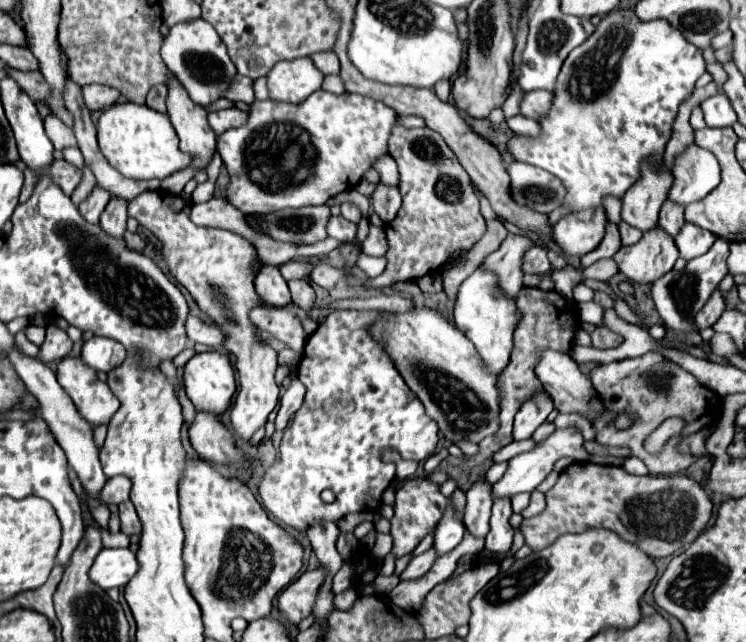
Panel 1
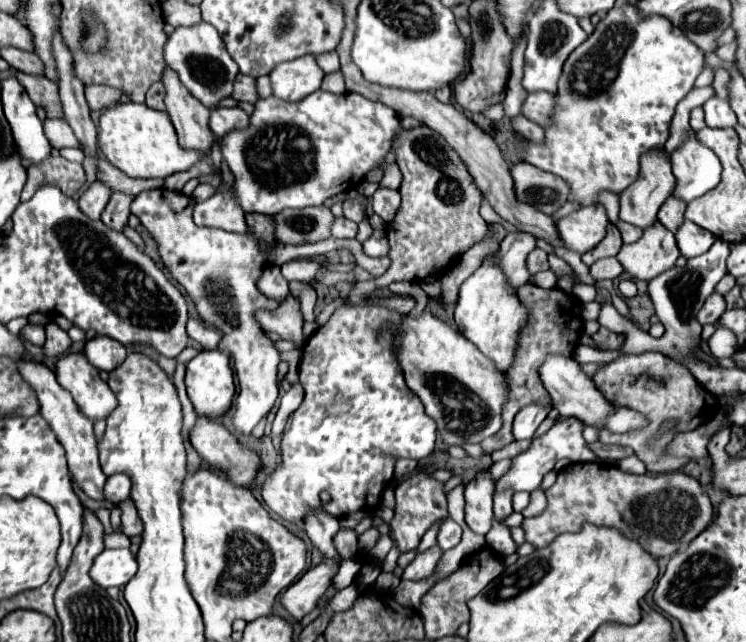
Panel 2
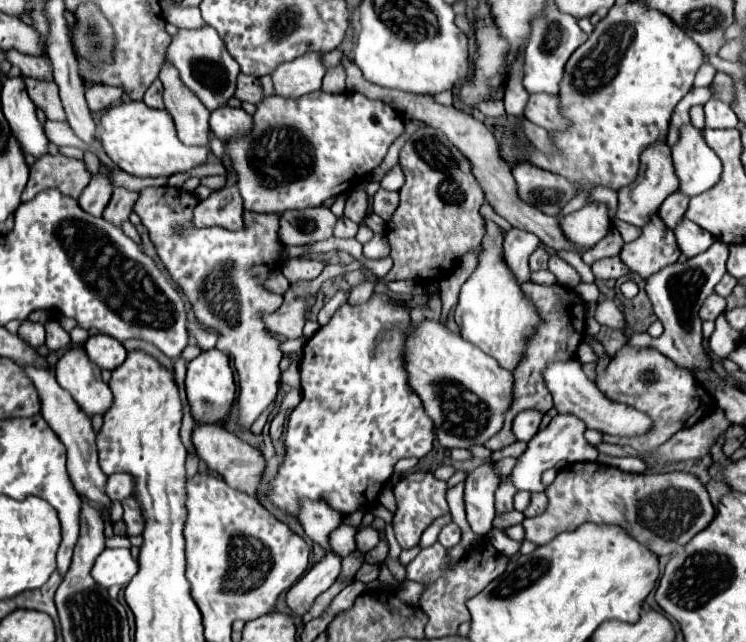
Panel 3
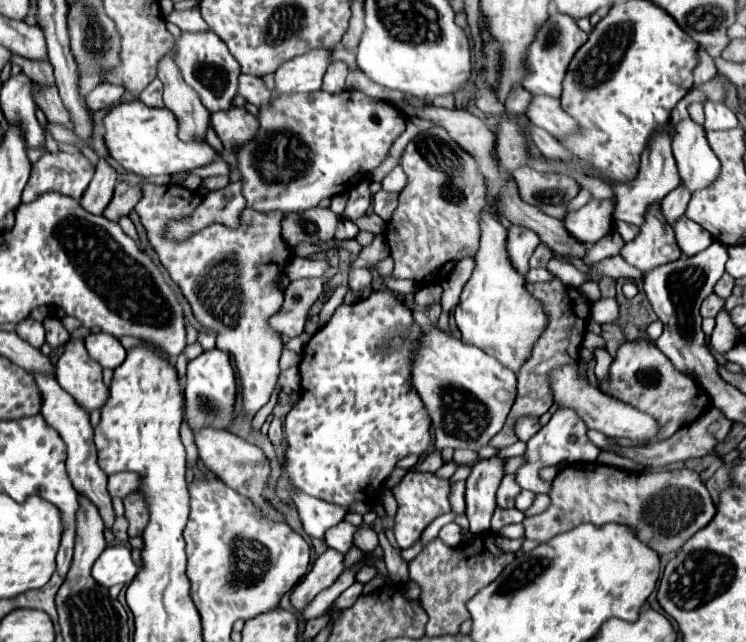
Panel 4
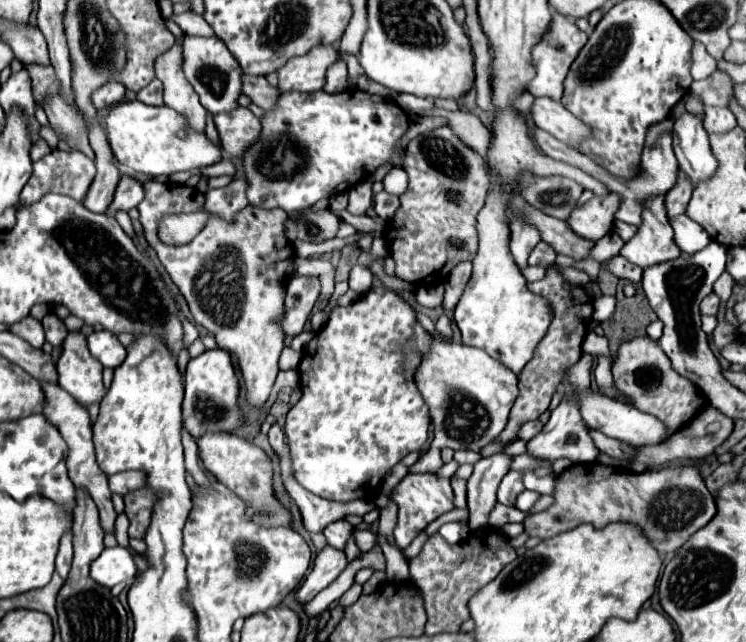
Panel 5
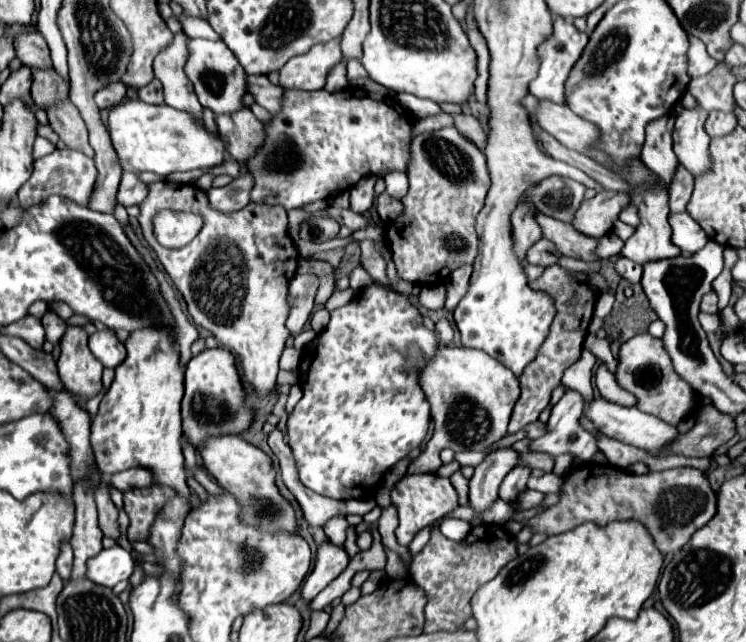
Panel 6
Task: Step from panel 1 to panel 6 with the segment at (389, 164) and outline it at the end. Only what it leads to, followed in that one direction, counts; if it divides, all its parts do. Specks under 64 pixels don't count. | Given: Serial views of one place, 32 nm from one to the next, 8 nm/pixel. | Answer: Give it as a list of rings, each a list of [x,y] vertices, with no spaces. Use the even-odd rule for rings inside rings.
[[[390,172],[384,176],[386,180],[386,194],[396,200],[402,200],[408,194],[408,176],[404,172]]]

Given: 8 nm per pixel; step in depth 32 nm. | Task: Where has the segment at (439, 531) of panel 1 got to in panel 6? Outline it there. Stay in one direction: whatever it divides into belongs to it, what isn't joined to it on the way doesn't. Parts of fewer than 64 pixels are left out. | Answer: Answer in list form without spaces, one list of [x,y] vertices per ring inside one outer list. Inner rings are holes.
[[[444,518],[440,522],[440,530],[444,532],[446,538],[452,538],[452,540],[462,540],[466,538],[466,534],[470,532],[470,522],[466,520],[458,520],[458,518]]]

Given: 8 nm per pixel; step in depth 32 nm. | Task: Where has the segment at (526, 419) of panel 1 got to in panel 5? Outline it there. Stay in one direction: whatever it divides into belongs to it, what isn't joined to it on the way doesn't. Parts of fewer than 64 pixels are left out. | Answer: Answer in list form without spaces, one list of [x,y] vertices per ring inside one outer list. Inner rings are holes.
[[[532,420],[532,422],[526,422],[522,428],[520,428],[520,436],[522,436],[522,440],[532,440],[532,436],[536,436],[536,434],[540,434],[542,432],[542,424],[540,424],[540,420]]]

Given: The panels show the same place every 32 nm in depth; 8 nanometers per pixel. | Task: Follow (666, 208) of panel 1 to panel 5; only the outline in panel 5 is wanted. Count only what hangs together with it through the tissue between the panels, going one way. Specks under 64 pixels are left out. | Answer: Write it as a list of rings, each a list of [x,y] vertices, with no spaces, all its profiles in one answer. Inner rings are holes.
[[[678,172],[678,180],[676,180],[676,188],[670,188],[666,194],[666,208],[668,208],[668,216],[678,216],[686,212],[686,206],[690,202],[692,196],[692,184],[688,184],[688,178],[684,176],[684,172]]]

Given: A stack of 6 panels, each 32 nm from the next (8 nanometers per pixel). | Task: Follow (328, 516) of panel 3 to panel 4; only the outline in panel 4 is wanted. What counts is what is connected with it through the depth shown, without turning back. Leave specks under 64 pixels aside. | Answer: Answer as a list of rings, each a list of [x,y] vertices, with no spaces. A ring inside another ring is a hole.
[[[292,492],[292,500],[294,500],[294,504],[296,504],[298,512],[300,512],[300,520],[304,524],[306,534],[310,534],[314,538],[324,538],[324,532],[330,526],[342,522],[348,512],[364,514],[364,512],[372,510],[372,506],[366,504],[366,502],[356,502],[356,506],[352,506],[350,510],[340,508],[336,504],[324,502],[324,500],[314,498],[314,496],[308,496],[304,492]]]

